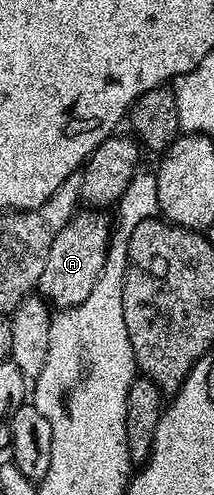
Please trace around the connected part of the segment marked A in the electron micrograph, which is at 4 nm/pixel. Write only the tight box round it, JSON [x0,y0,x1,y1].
[38,208,113,312]

